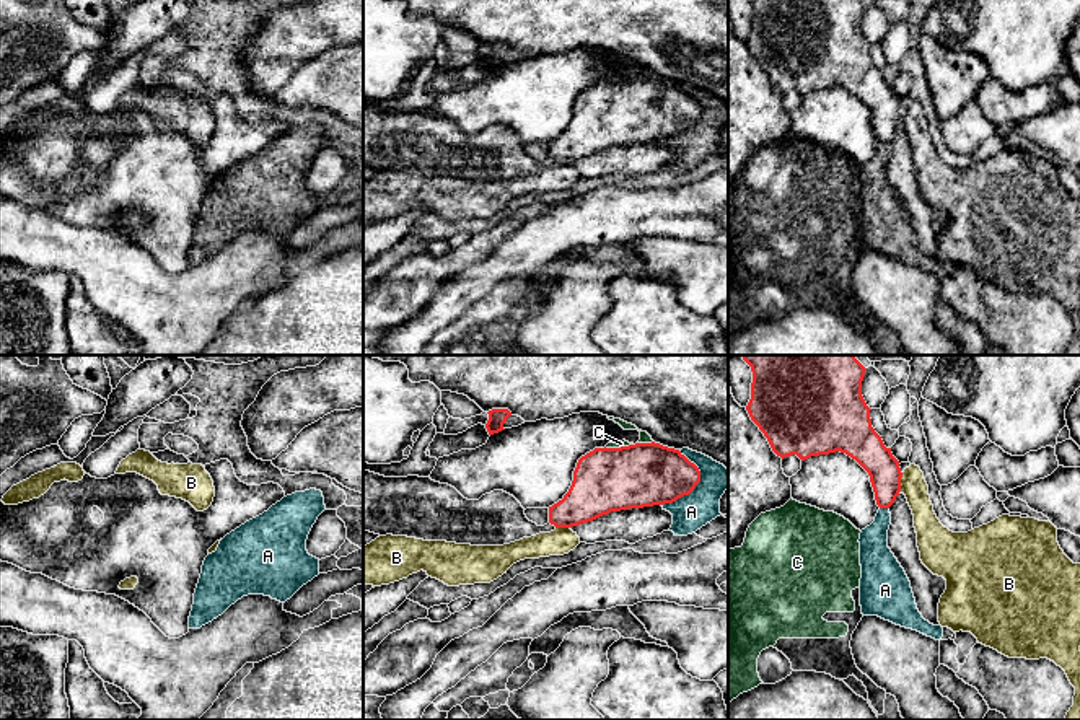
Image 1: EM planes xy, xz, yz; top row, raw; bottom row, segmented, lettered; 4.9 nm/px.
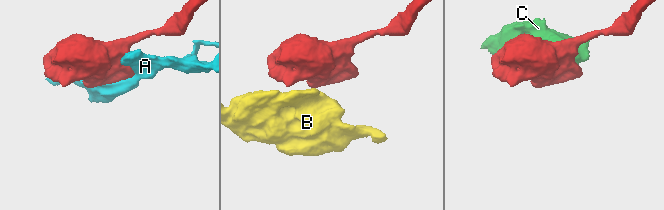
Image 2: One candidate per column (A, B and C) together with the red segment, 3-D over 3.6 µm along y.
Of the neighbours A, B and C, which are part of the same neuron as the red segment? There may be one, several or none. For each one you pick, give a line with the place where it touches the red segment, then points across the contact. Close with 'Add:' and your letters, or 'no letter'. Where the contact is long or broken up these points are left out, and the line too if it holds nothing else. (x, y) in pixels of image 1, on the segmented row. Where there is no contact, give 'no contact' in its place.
Add: no letter

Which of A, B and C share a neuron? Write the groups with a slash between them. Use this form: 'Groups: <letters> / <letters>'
Groups: A / B / C

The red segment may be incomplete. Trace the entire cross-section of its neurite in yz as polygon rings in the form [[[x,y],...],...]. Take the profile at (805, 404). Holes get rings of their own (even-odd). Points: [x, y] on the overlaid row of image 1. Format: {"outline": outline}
{"outline": [[[741,355],[751,367],[751,399],[746,410],[767,438],[772,451],[782,459],[797,454],[801,461],[829,453],[845,453],[870,476],[875,500],[880,508],[889,508],[901,492],[901,468],[871,427],[870,407],[862,396],[865,367],[854,355]]]}

